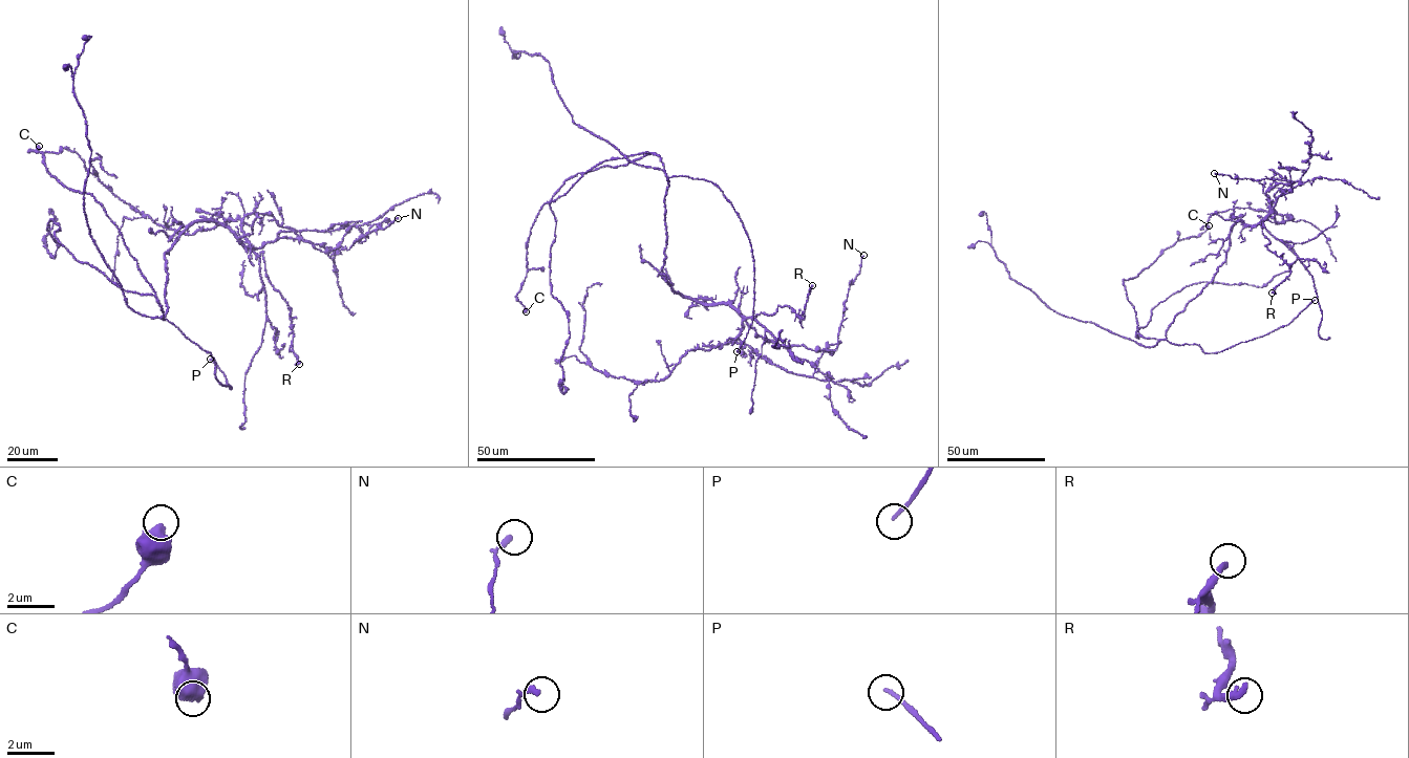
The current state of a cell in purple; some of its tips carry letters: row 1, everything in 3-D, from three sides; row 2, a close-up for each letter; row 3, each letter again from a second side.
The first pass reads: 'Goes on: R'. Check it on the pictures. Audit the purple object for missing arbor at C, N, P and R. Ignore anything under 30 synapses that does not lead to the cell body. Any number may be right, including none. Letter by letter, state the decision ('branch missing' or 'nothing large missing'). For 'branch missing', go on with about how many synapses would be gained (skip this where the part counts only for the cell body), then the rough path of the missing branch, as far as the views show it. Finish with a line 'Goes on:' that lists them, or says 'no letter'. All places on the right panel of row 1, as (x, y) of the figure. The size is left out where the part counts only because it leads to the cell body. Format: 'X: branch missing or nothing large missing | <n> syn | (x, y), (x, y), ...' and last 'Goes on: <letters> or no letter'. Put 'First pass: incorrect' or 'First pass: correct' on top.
First pass: incorrect
C: nothing large missing
N: nothing large missing
P: nothing large missing
R: nothing large missing
Goes on: no letter

